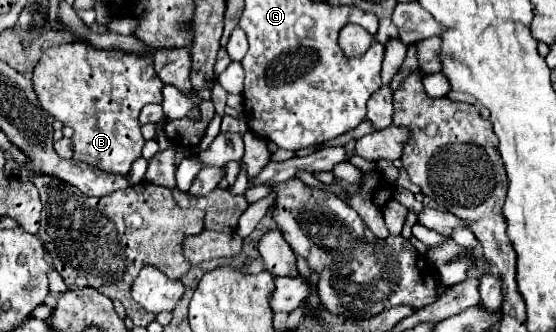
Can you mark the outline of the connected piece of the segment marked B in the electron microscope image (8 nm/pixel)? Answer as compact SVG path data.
M88 42L60 44L46 50L34 68L32 82L42 108L74 128L74 160L108 174L126 174L130 164L140 158L146 140L140 132L138 114L146 104L162 102L164 88L150 56L98 50Z

